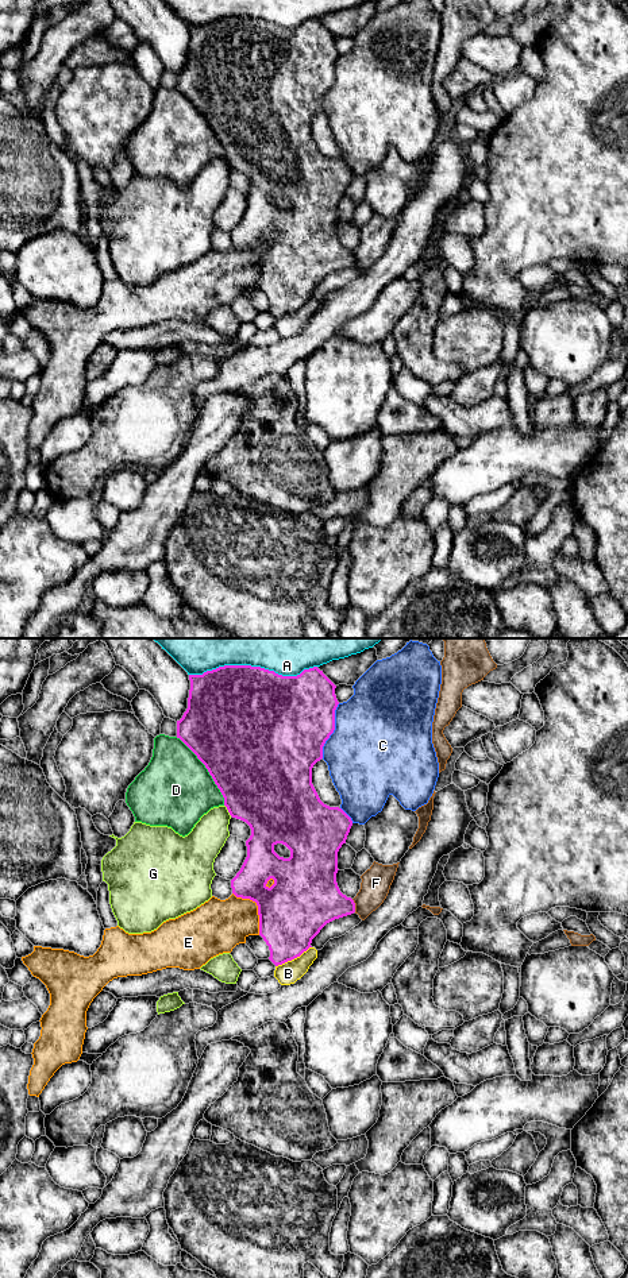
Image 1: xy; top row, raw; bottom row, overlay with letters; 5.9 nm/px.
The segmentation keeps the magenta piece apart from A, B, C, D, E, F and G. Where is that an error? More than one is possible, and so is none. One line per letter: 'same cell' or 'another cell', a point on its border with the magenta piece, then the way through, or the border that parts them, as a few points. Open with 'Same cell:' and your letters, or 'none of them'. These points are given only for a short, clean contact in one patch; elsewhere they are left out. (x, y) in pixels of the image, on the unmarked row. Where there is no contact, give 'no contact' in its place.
Same cell: none of them
A: another cell | xy (253, 19)
B: another cell | xy (293, 311) | along xy (311, 298), (299, 308), (276, 319)
C: another cell | xy (334, 81)
D: another cell | xy (208, 123)
E: another cell | xy (258, 259)
F: another cell | xy (354, 258)
G: another cell | xy (227, 161)

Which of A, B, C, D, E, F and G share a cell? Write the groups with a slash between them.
A / B / C / D / E / F / G

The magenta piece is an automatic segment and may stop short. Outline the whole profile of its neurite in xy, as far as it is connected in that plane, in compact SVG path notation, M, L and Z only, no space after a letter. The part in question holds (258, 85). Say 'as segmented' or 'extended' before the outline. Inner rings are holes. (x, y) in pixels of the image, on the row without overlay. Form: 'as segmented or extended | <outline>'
as segmented | M224 18L212 23L207 23L203 27L189 27L189 32L190 42L188 50L188 61L182 70L177 73L177 90L180 90L205 117L224 150L224 158L227 159L230 167L246 174L251 181L251 188L246 193L247 209L240 223L231 232L231 240L236 250L250 251L257 255L259 267L259 287L269 298L269 312L276 318L278 318L300 309L304 304L312 300L312 291L327 275L355 265L354 252L343 247L336 235L336 225L339 223L338 204L342 197L346 196L347 188L352 178L352 173L342 161L324 157L312 136L312 120L317 113L323 111L323 99L335 82L335 62L339 57L335 47L336 38L317 19L304 22L297 28L282 28L274 23L269 23L261 19ZM277 196L282 196L290 202L289 211L280 209L274 204L274 198Z

